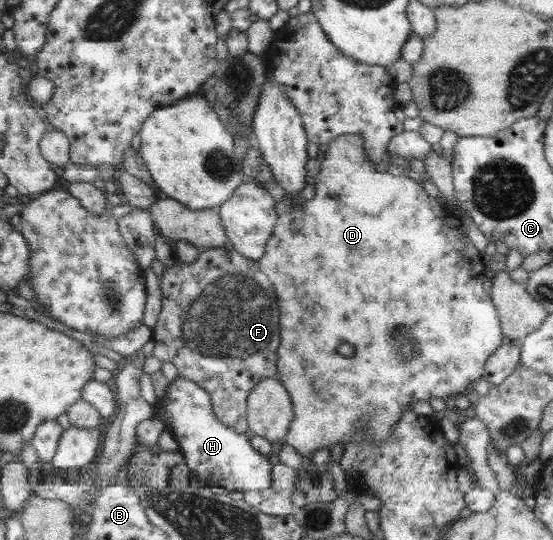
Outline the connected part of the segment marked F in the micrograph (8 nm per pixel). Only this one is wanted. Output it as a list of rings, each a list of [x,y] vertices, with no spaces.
[[[208,248],[202,249],[200,257],[193,263],[179,261],[171,268],[165,269],[161,278],[162,289],[162,302],[163,308],[160,316],[160,321],[157,326],[152,330],[152,340],[155,343],[155,355],[160,359],[162,363],[172,362],[178,367],[181,376],[188,378],[201,385],[206,391],[212,395],[214,411],[217,412],[217,417],[224,424],[229,425],[234,431],[244,433],[249,428],[249,406],[247,404],[250,393],[254,390],[257,384],[260,384],[262,380],[266,378],[272,378],[276,376],[278,372],[278,348],[281,347],[281,327],[280,316],[282,310],[280,310],[280,298],[278,298],[277,289],[274,288],[273,281],[261,270],[258,262],[254,262],[252,259],[243,256],[240,252],[232,249],[225,250],[222,248]]]

